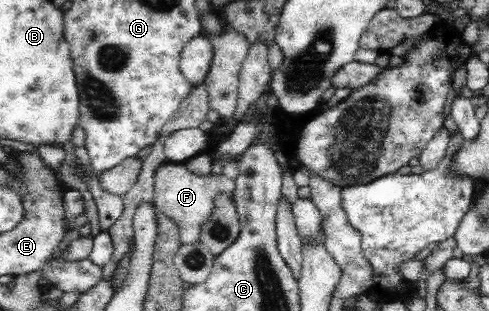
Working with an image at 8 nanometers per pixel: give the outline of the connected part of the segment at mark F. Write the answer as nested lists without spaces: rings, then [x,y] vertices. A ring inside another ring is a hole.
[[[165,162],[156,169],[154,174],[154,204],[158,210],[175,221],[183,245],[200,241],[201,225],[209,219],[217,195],[224,193],[227,198],[233,199],[234,189],[234,179],[225,176],[225,174],[196,175],[187,169],[185,163]]]

